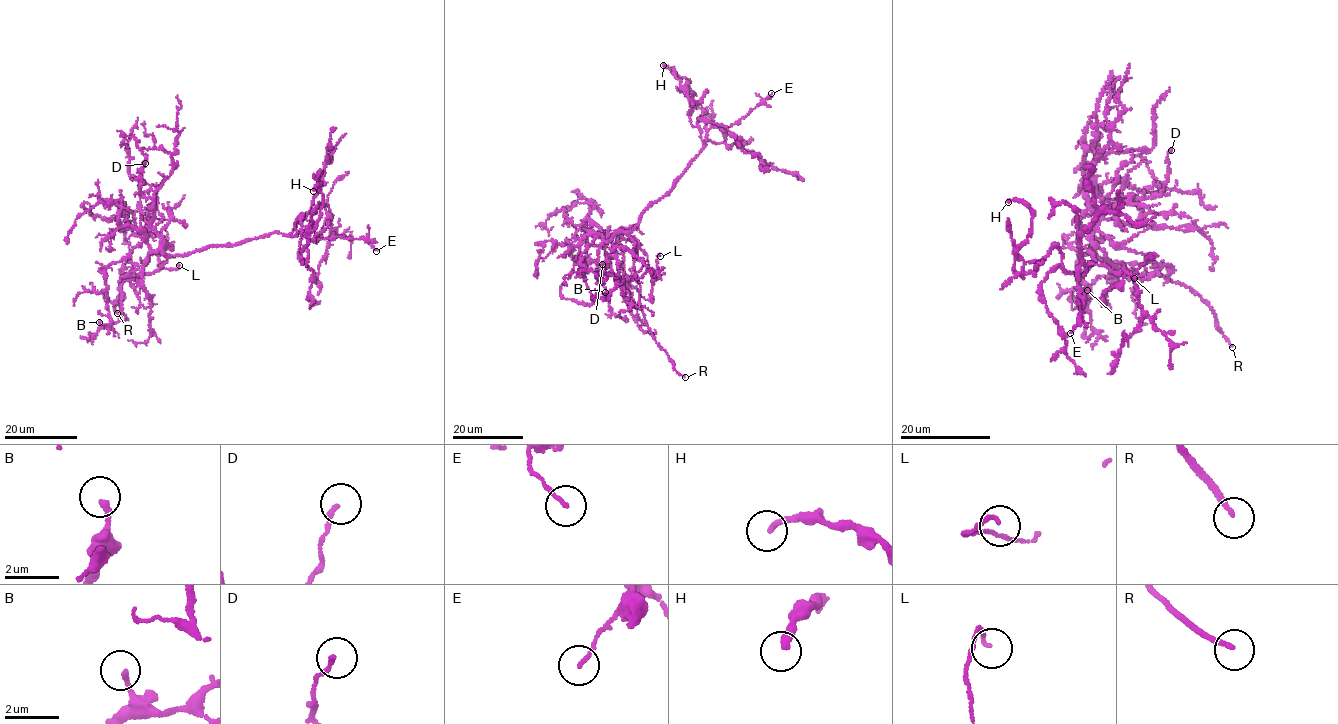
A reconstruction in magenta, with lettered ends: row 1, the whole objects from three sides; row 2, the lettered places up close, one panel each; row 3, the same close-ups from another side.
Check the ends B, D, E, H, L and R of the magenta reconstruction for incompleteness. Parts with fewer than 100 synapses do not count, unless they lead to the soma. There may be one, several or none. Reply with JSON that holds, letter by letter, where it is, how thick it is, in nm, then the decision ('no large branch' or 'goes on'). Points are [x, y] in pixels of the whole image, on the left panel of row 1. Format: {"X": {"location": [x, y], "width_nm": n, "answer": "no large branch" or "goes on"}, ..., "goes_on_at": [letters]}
{"B": {"location": [99, 322], "width_nm": 180, "answer": "no large branch"}, "D": {"location": [145, 163], "width_nm": 150, "answer": "no large branch"}, "E": {"location": [376, 251], "width_nm": 120, "answer": "no large branch"}, "H": {"location": [313, 191], "width_nm": 240, "answer": "no large branch"}, "L": {"location": [179, 265], "width_nm": 120, "answer": "no large branch"}, "R": {"location": [117, 313], "width_nm": 200, "answer": "goes on"}, "goes_on_at": ["R"]}

